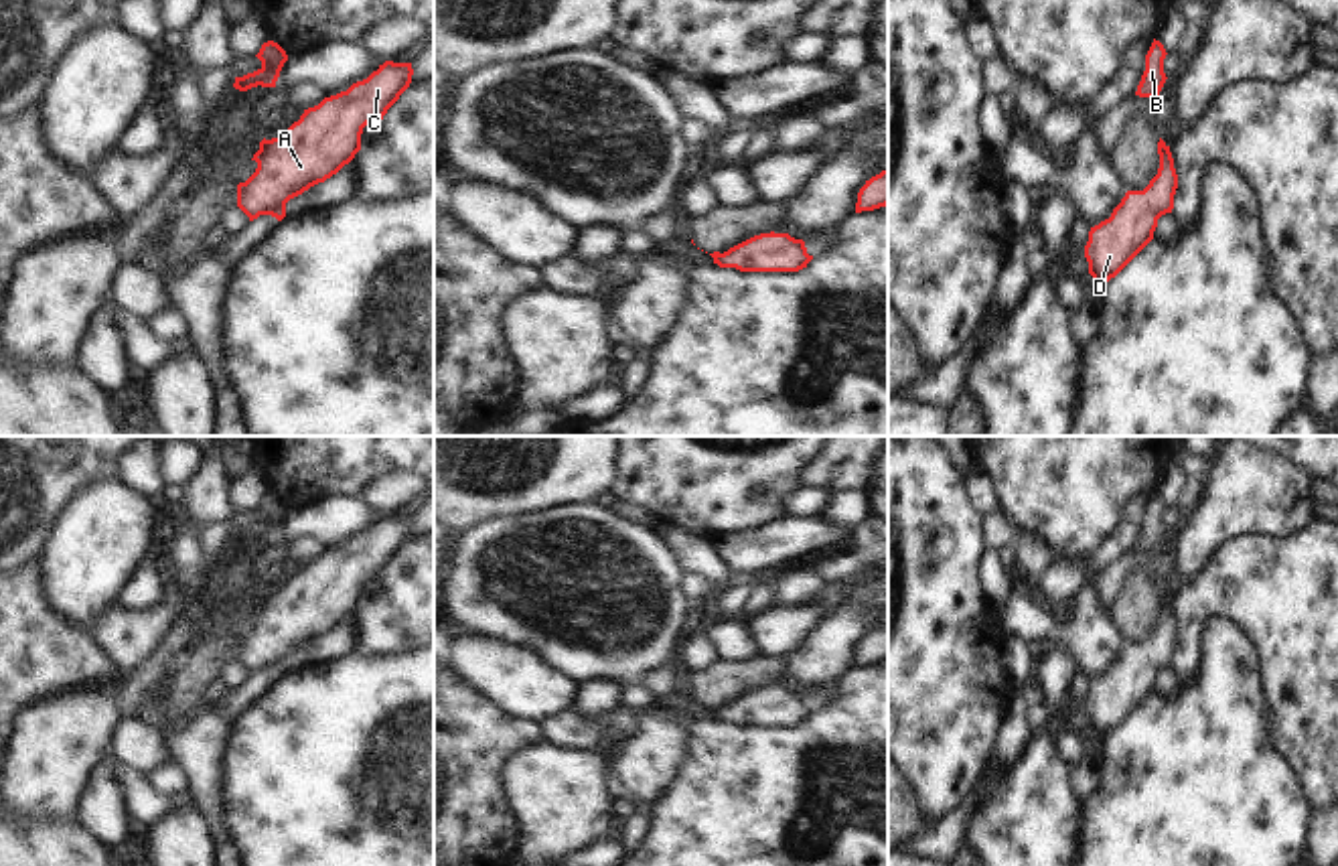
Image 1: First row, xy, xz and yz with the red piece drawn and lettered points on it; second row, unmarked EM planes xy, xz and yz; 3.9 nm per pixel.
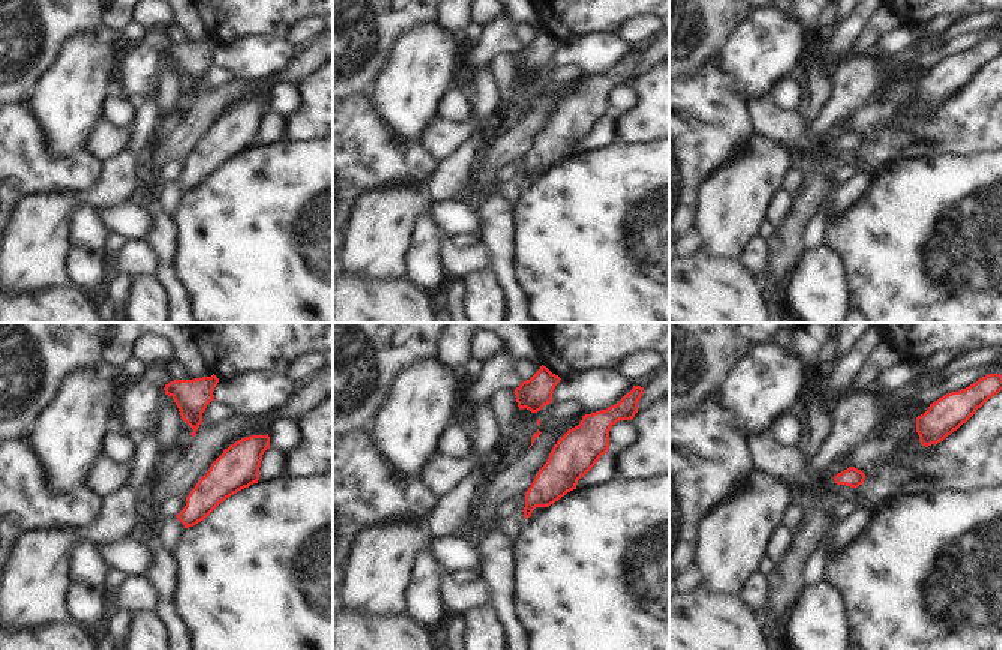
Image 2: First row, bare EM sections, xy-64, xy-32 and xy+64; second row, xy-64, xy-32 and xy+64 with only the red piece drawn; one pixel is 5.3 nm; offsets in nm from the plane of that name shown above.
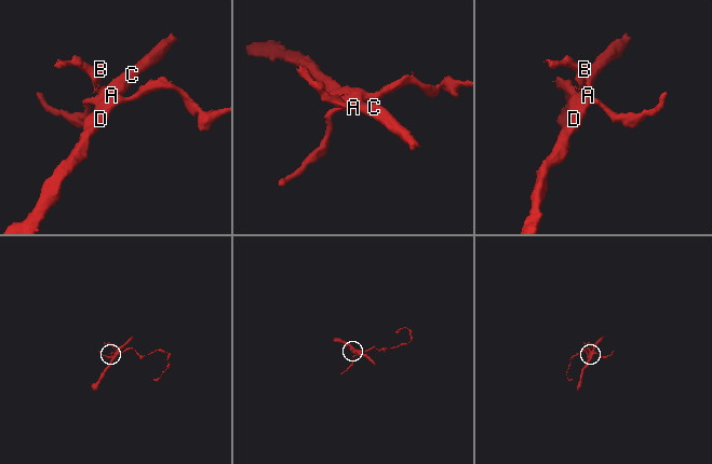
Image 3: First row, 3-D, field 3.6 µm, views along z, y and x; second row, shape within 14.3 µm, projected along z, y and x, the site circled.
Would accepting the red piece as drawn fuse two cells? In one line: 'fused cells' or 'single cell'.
fused cells

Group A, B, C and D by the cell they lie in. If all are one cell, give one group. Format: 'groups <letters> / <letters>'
groups A C D / B

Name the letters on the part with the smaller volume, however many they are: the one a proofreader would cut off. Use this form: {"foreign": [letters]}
{"foreign": ["B"]}

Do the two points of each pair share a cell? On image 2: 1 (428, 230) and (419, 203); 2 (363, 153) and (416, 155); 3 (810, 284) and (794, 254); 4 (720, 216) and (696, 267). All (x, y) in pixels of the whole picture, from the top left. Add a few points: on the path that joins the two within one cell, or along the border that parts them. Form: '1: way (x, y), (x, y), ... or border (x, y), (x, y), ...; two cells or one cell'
1: border (429, 210), (417, 221), (411, 246); two cells
2: way (377, 155), (402, 155); one cell
3: border (807, 251), (797, 267); two cells
4: border (696, 248), (713, 255), (738, 260); two cells

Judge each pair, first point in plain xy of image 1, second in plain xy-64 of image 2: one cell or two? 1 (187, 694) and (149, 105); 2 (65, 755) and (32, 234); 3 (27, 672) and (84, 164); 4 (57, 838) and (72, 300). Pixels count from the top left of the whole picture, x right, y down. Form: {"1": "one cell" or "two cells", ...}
{"1": "two cells", "2": "one cell", "3": "one cell", "4": "one cell"}

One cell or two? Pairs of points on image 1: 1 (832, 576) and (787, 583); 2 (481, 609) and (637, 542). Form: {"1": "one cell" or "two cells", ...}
{"1": "one cell", "2": "one cell"}

